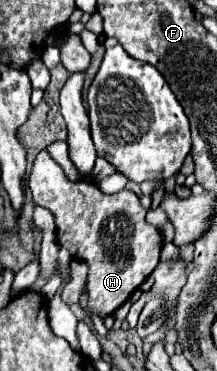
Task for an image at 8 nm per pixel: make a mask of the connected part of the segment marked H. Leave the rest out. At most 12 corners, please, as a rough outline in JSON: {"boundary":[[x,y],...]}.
{"boundary":[[47,150],[29,180],[57,244],[113,314],[155,270],[161,232],[129,190],[71,182]]}

